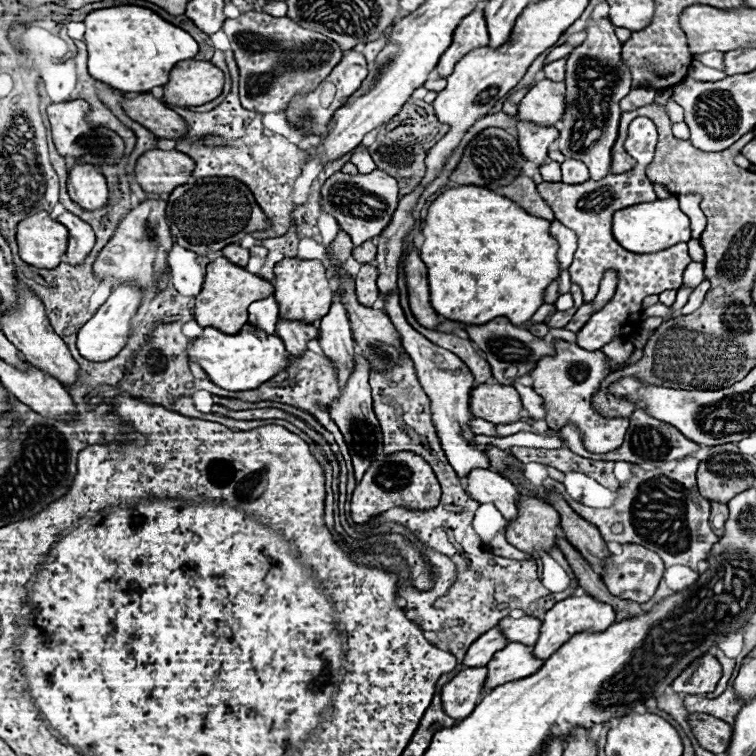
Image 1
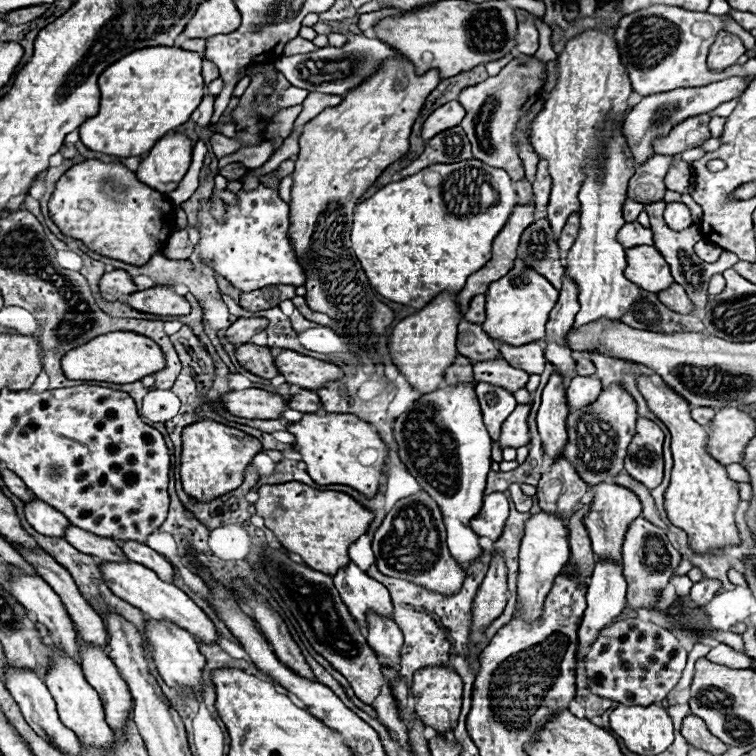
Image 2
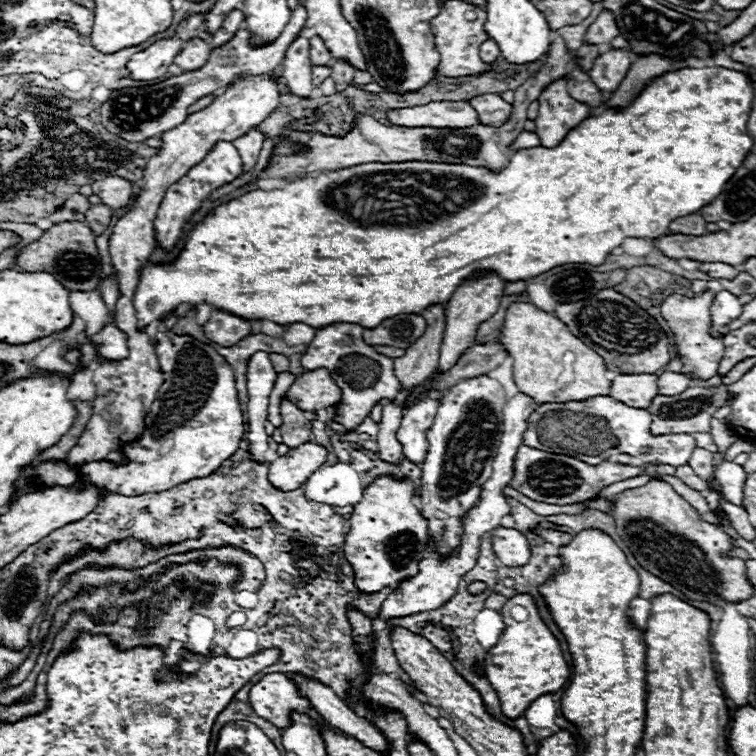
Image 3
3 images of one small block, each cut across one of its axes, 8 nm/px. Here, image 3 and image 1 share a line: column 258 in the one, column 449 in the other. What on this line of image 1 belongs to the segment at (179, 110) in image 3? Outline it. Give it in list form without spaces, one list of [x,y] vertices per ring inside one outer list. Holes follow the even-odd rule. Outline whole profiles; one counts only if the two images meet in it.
[[[474,10],[454,30],[454,40],[452,40],[450,48],[442,54],[442,58],[436,66],[436,74],[446,78],[454,70],[458,60],[462,60],[470,50],[474,50],[478,46],[486,46],[486,44],[488,44],[488,28],[486,28],[486,20],[484,20],[484,12]]]

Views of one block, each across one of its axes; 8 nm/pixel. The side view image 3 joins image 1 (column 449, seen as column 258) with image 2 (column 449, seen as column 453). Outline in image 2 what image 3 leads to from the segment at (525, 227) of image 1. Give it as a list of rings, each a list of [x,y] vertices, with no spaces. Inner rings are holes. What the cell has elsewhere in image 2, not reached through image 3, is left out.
[[[476,158],[456,164],[434,164],[418,174],[386,184],[356,206],[350,234],[352,248],[378,294],[420,310],[442,292],[456,294],[462,290],[466,278],[490,260],[492,242],[510,218],[516,202],[516,190],[504,170],[492,168]]]

